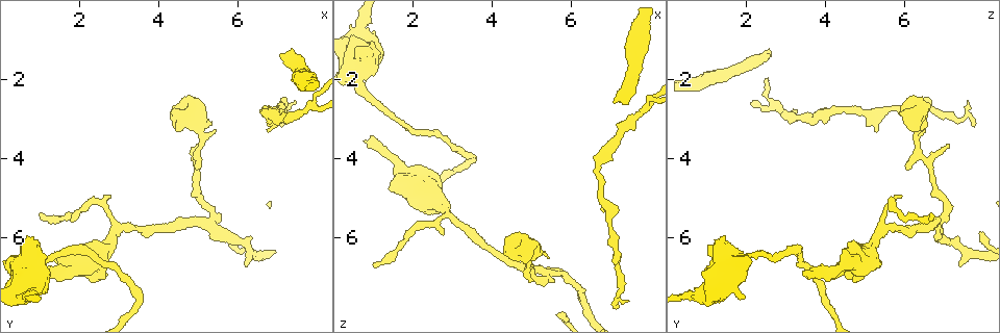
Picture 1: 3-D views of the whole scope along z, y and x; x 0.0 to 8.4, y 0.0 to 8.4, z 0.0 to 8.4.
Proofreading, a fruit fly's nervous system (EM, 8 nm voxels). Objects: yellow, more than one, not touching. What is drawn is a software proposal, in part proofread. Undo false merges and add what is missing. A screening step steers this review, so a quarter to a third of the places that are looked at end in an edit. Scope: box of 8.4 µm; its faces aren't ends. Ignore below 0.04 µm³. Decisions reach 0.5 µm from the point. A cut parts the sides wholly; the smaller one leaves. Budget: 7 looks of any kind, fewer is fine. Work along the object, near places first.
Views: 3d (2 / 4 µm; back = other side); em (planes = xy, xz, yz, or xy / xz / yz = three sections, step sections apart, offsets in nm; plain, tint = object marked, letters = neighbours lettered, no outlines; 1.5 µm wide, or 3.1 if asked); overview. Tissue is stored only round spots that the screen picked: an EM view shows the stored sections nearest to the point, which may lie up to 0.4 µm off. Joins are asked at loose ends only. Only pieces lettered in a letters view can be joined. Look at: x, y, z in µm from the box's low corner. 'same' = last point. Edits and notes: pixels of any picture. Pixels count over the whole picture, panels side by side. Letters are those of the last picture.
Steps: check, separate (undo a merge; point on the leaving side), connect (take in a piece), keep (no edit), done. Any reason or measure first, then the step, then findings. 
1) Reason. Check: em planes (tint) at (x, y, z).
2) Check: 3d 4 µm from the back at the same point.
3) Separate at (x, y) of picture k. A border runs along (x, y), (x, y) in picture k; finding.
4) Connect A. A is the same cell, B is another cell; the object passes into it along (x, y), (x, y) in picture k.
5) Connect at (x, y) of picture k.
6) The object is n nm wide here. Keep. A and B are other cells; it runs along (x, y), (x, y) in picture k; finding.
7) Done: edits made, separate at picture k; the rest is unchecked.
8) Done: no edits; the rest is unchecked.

An open end. Check: em planes (letters) at (0.75, 7.00, 3.55).

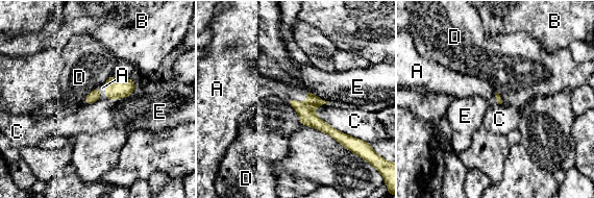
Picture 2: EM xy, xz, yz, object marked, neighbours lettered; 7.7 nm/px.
Connect A. A is the same cell, B, C, D and E are other cells; the neuron continues.

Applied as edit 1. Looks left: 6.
Redraw. Check: overview.

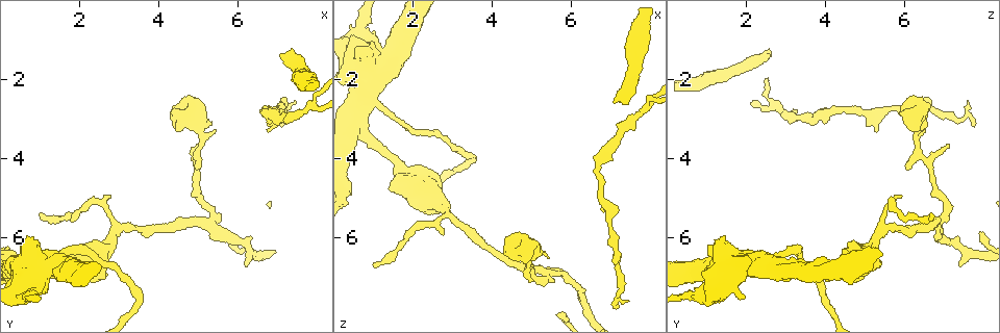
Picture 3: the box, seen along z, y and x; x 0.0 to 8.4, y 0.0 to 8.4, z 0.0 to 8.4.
Thin end. Check: em yz step 8 (letters) at (6.25, 6.65, 7.30).

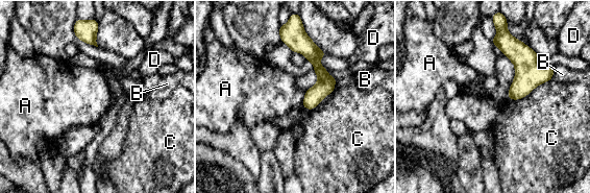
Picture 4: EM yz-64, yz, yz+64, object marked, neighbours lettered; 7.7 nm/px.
Check: em xz step 8 (letters) at the same point.

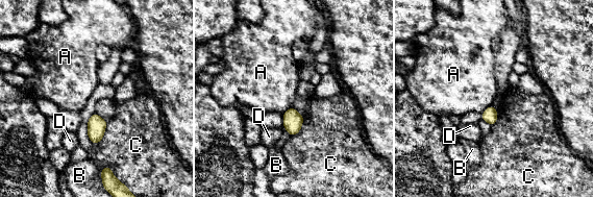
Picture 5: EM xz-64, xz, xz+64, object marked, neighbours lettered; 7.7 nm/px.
The object is 110 nm wide here. Keep. A, B, C and D are other cells; a border runs along (491, 104), (481, 114) in picture 5; no lettered piece goes on from it.

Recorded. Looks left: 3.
Done: edits made, connect at picture 2; the rest is unchecked.

